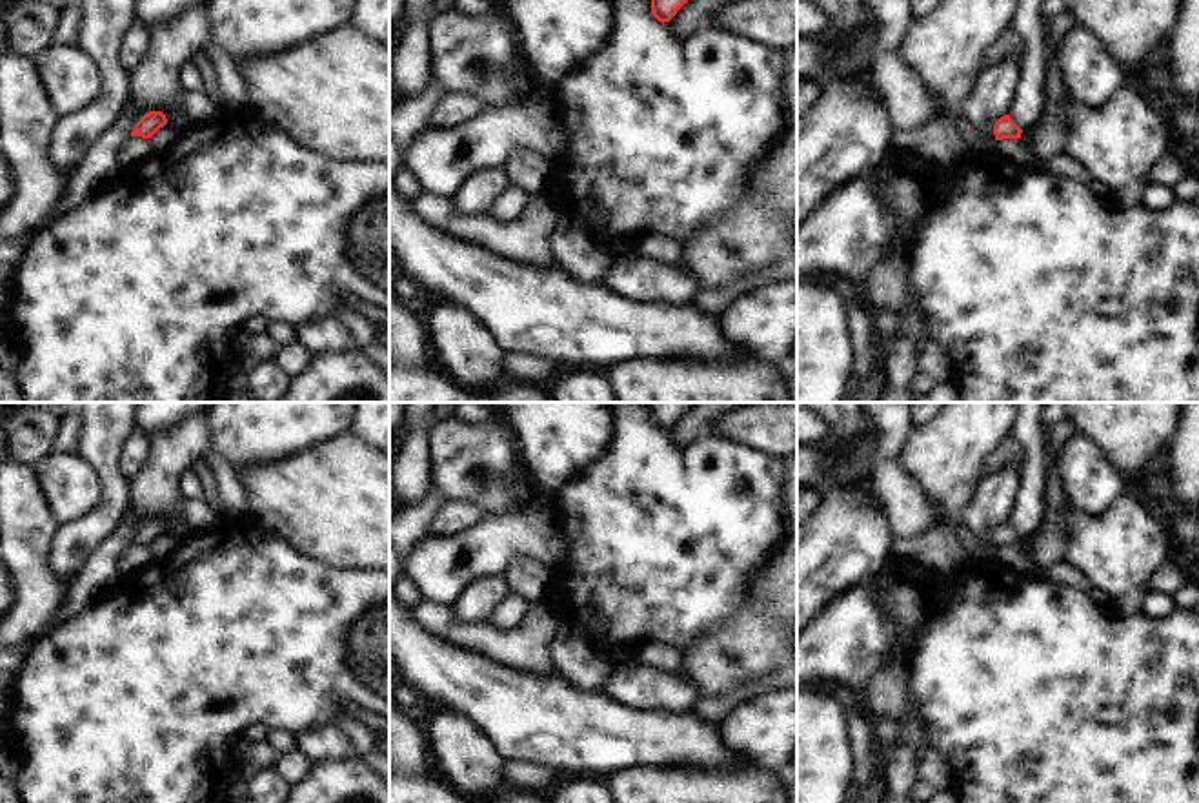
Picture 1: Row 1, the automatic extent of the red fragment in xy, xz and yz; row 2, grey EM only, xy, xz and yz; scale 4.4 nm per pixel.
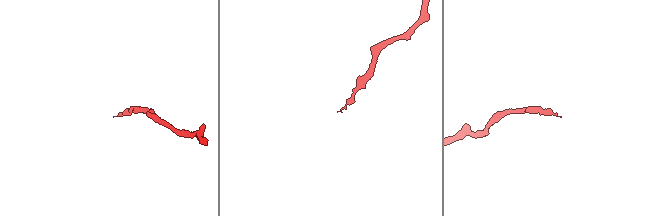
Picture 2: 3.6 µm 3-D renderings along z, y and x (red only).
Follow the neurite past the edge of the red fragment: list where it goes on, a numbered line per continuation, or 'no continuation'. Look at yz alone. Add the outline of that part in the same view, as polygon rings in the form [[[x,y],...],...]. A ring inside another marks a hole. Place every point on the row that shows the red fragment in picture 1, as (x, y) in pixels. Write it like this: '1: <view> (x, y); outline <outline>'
1: yz (1063, 110); outline [[[1066,89],[1055,98],[1046,95],[1046,109],[1041,120],[1032,129],[1023,131],[1021,138],[1033,142],[1048,124],[1059,124],[1070,129],[1084,109],[1086,107]]]

